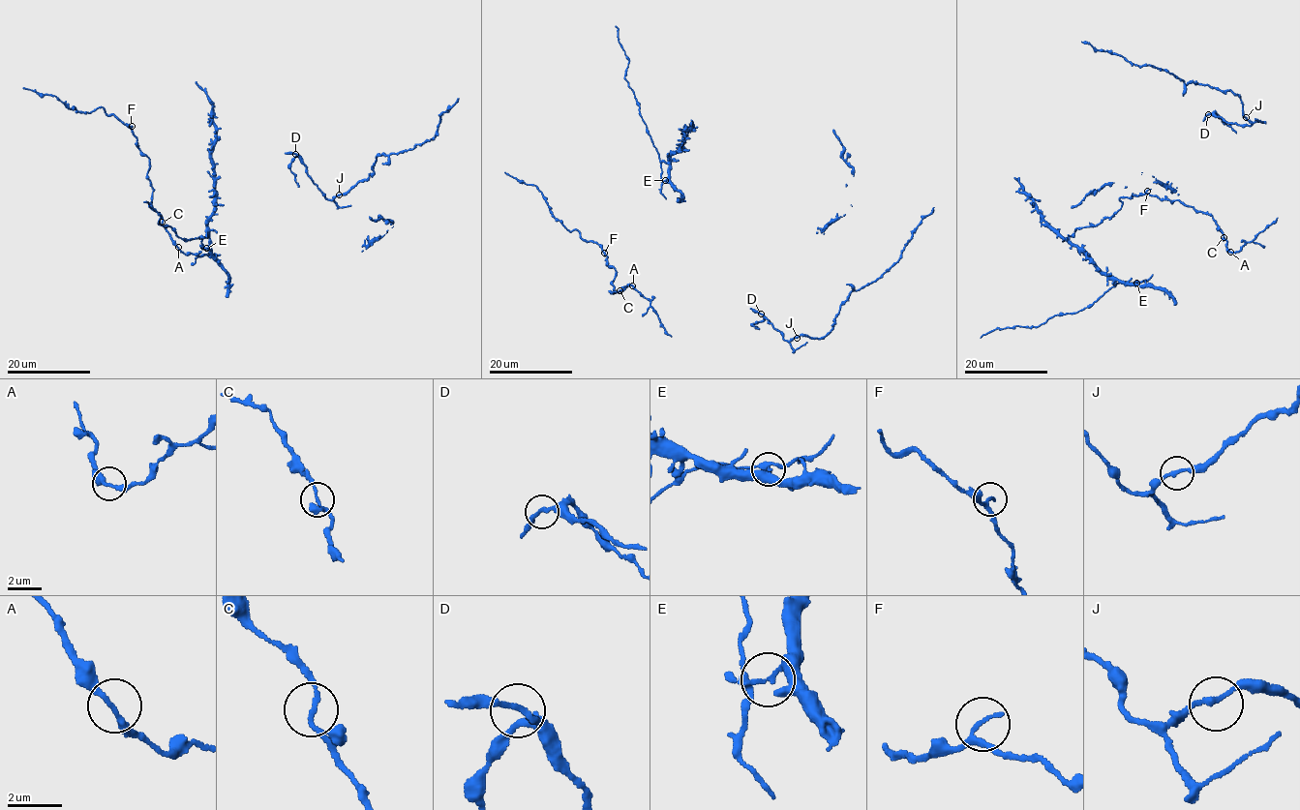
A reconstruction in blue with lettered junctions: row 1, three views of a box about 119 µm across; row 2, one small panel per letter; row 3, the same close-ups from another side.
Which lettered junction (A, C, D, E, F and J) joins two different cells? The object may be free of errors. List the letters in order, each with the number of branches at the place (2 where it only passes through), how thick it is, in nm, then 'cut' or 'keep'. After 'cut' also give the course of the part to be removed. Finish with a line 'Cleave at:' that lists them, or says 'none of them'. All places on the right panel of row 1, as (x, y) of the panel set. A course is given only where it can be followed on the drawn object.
A: 2 | 200 nm | keep
C: 2 | 160 nm | keep
D: 2 | 190 nm | keep
E: 2 | 150 nm | cut | (1136, 283), (1116, 283), (1091, 305), (1075, 312), (1052, 316), (1036, 327), (1014, 326), (988, 331), (981, 337)
F: 2 | 140 nm | keep
J: 2 | 180 nm | keep
Cleave at: E

